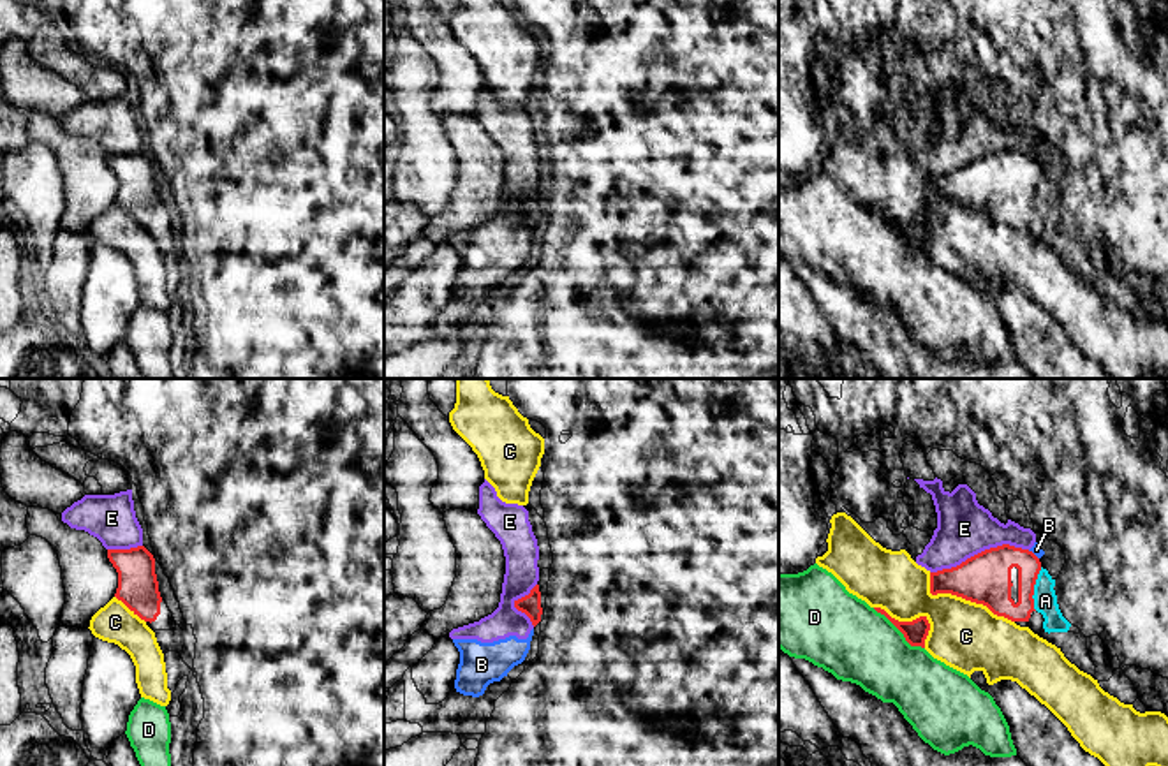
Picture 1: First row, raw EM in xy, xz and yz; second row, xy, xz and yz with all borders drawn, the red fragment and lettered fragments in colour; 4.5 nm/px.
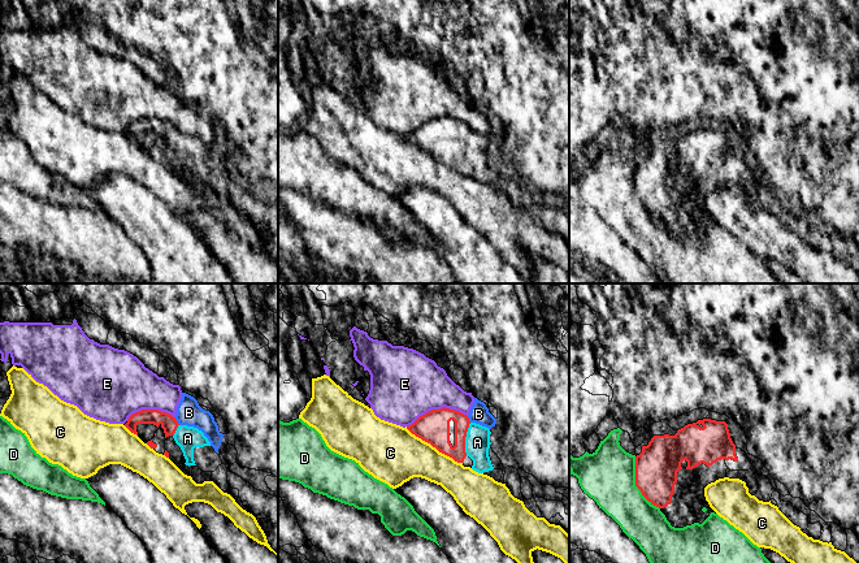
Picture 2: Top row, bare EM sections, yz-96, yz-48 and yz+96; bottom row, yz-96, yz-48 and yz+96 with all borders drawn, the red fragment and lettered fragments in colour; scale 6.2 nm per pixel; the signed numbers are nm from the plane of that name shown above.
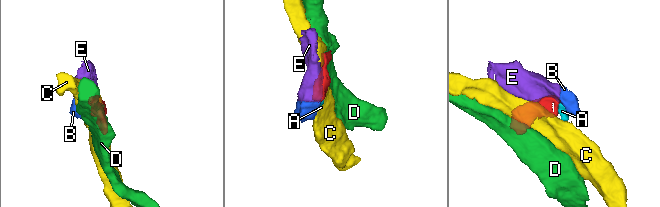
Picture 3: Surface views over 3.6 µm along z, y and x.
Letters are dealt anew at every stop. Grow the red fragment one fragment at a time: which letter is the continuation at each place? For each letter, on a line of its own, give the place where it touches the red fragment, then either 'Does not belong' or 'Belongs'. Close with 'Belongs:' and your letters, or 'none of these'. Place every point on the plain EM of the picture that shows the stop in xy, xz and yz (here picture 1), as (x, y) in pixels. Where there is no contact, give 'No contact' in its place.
A: Touches red at yz (1033, 194). Belongs
B: Touches red at yz (1033, 159). Does not belong
C: Touches red at yz (962, 203). Does not belong
D: Touches red at yz (899, 235). Does not belong
E: Touches red at yz (978, 159). Does not belong
Belongs: A

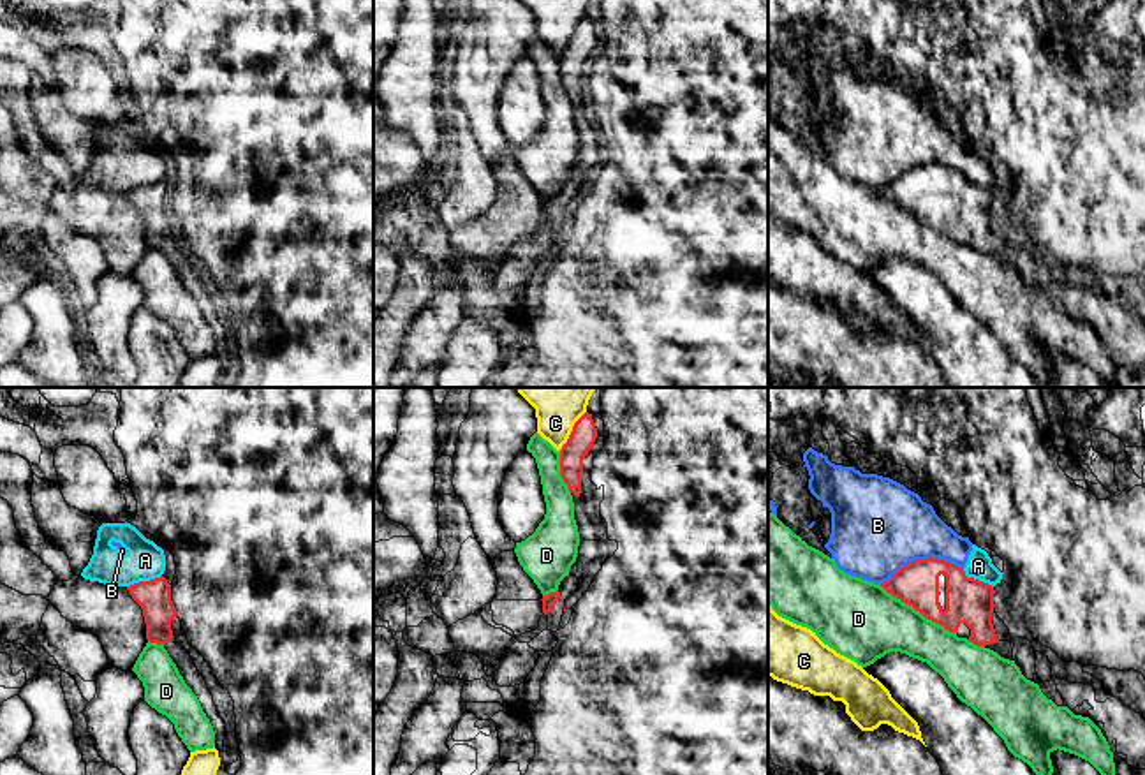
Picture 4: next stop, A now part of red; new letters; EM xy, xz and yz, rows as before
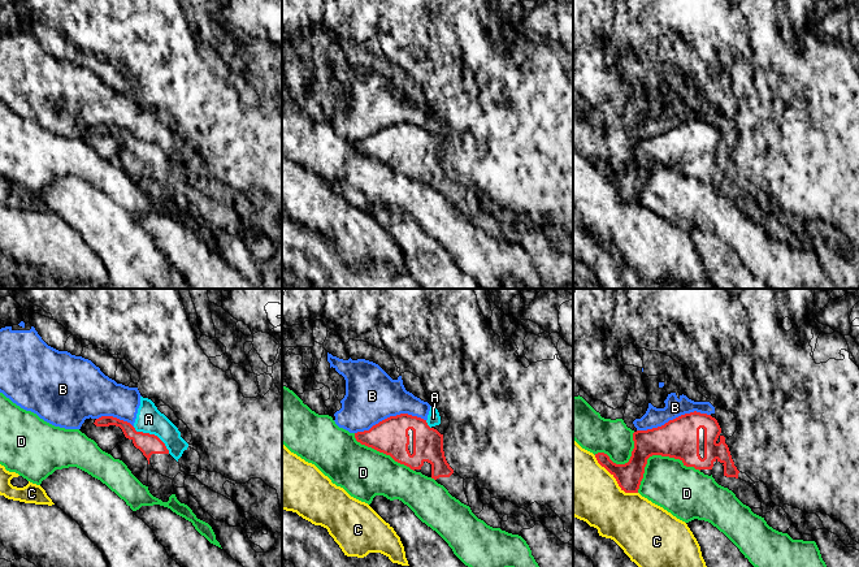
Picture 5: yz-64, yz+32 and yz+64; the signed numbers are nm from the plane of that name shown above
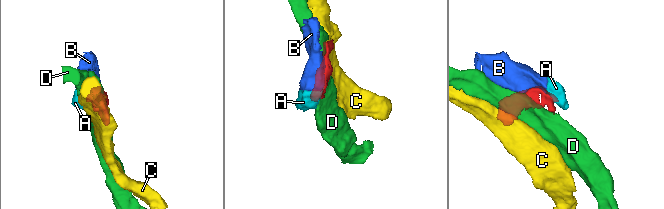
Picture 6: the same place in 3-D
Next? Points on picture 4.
A: Touches red at xy (143, 187). Does not belong
B: Touches red at yz (922, 166). Does not belong
C: Touches red at xz (573, 36). Does not belong
D: Touches red at yz (918, 215). Does not belong
Belongs: none of these

